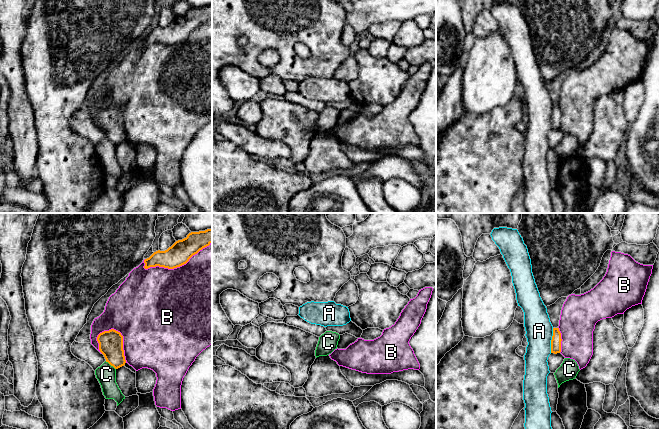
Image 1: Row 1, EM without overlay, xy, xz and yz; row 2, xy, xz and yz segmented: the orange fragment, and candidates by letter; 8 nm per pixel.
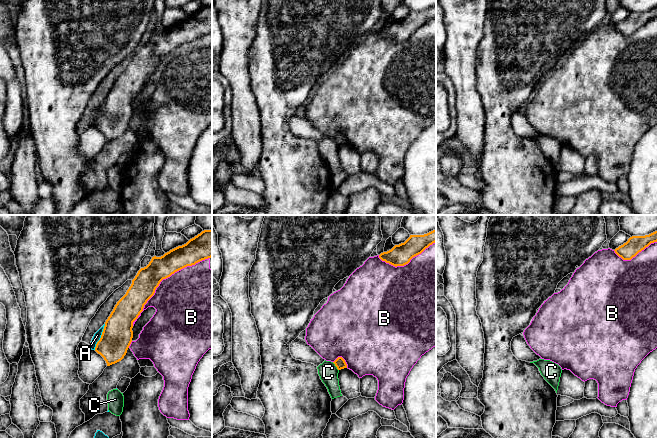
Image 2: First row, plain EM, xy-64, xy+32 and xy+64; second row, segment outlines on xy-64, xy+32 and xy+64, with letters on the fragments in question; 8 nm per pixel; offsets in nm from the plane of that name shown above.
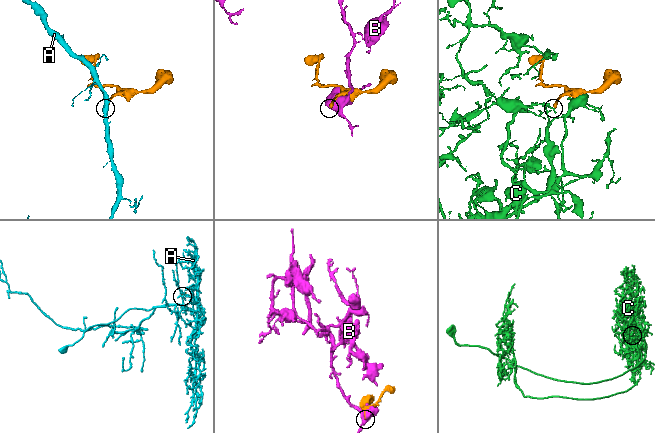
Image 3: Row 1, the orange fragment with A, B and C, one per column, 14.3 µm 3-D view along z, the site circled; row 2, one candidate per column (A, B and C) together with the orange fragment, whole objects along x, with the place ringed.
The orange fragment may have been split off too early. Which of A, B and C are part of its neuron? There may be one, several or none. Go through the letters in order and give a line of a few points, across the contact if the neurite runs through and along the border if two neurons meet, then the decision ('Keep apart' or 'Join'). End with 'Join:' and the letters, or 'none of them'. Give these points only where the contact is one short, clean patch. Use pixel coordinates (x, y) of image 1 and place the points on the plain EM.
A: Keep apart
B: Keep apart
C: Line: xy (105, 137), (115, 145). Keep apart
Join: none of them

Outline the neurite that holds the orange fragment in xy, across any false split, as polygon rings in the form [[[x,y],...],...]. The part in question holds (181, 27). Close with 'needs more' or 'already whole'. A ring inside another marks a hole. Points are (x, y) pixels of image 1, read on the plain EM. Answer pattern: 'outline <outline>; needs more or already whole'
outline [[[212,4],[205,7],[191,8],[186,14],[176,17],[165,27],[156,27],[144,36],[145,45],[164,43],[174,45],[186,40],[189,35],[212,19]]]; already whole

